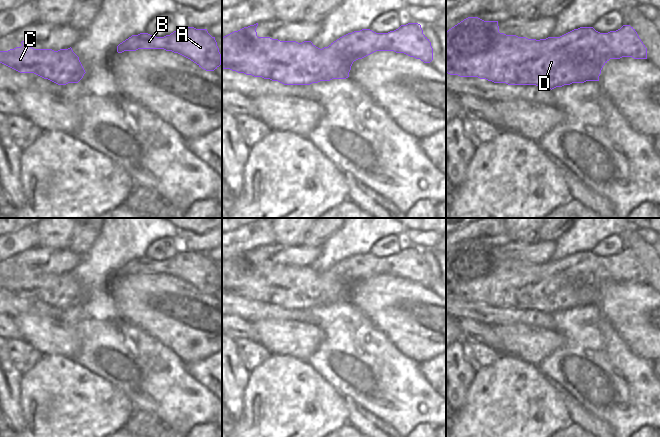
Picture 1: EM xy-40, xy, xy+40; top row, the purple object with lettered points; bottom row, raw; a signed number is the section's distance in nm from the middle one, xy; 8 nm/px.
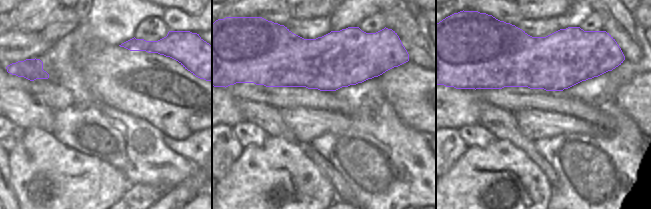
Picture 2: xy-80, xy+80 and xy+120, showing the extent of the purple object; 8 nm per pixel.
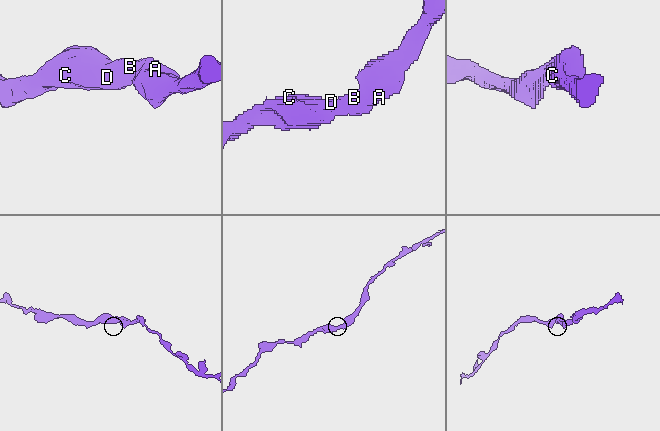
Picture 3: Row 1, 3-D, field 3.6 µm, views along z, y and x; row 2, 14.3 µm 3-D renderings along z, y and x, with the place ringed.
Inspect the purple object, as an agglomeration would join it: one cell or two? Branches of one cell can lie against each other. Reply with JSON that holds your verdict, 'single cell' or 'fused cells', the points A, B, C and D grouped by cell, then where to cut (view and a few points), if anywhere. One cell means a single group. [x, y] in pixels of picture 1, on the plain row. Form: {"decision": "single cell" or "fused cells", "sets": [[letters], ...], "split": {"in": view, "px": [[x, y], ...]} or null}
{"decision": "single cell", "sets": [["A", "B", "C", "D"]], "split": null}

